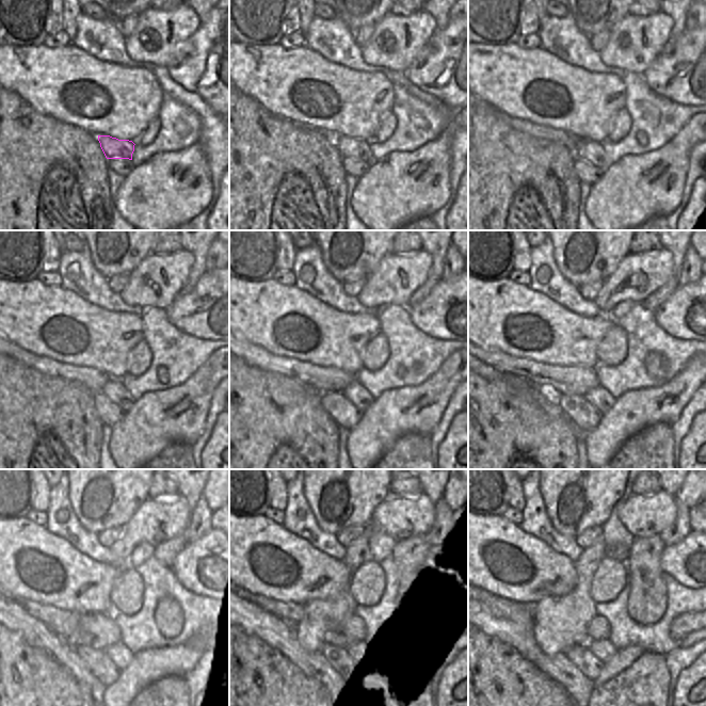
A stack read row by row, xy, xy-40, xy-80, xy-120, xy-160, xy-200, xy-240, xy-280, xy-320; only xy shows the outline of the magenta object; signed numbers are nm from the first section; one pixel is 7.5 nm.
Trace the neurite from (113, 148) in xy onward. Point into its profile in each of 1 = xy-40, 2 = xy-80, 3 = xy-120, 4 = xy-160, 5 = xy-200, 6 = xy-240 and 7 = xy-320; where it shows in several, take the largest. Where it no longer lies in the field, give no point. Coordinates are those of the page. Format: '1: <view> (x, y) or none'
1: xy-40 (351, 147)
2: xy-80 (589, 149)
3: xy-120 (114, 389)
4: xy-160 (355, 392)
5: xy-200 (602, 399)
6: xy-240 (118, 653)
7: xy-320 (603, 650)

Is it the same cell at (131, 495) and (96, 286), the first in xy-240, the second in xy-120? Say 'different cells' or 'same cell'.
different cells

